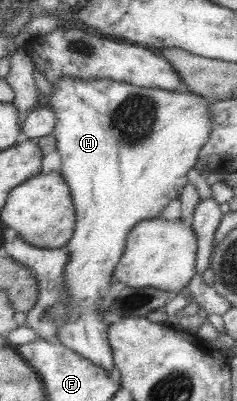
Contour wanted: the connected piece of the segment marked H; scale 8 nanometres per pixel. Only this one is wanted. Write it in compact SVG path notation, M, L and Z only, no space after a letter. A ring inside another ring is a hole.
M62 77L58 79L56 83L52 84L52 88L54 88L54 92L52 92L50 96L46 96L45 94L42 96L42 104L49 106L55 114L53 136L56 138L56 149L58 150L62 164L61 176L70 189L76 212L74 232L66 245L69 252L68 264L64 268L64 277L62 277L62 280L66 283L67 291L71 296L71 300L69 300L71 310L69 310L69 318L66 319L66 322L58 326L58 338L59 342L66 346L66 348L72 350L72 352L77 352L92 364L96 364L108 372L115 373L116 368L113 363L112 347L107 339L109 325L102 319L98 306L100 306L100 302L102 302L104 296L108 293L109 285L114 282L114 268L116 268L116 264L119 263L120 257L124 252L123 248L125 247L126 237L130 230L132 230L132 227L143 220L160 217L172 200L179 199L184 186L187 184L188 172L190 172L192 168L195 168L200 150L202 150L204 144L208 142L208 137L210 137L210 132L212 132L211 118L209 115L210 102L201 98L199 95L195 97L194 95L180 93L174 90L135 87L131 84L108 79L82 80L74 77Z

